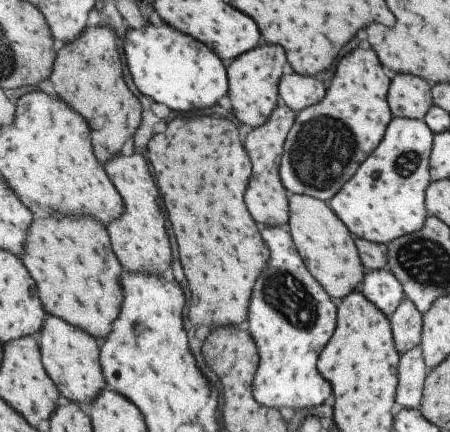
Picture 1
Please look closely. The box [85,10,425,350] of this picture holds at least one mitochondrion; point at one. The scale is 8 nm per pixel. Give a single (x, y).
(323, 148)

